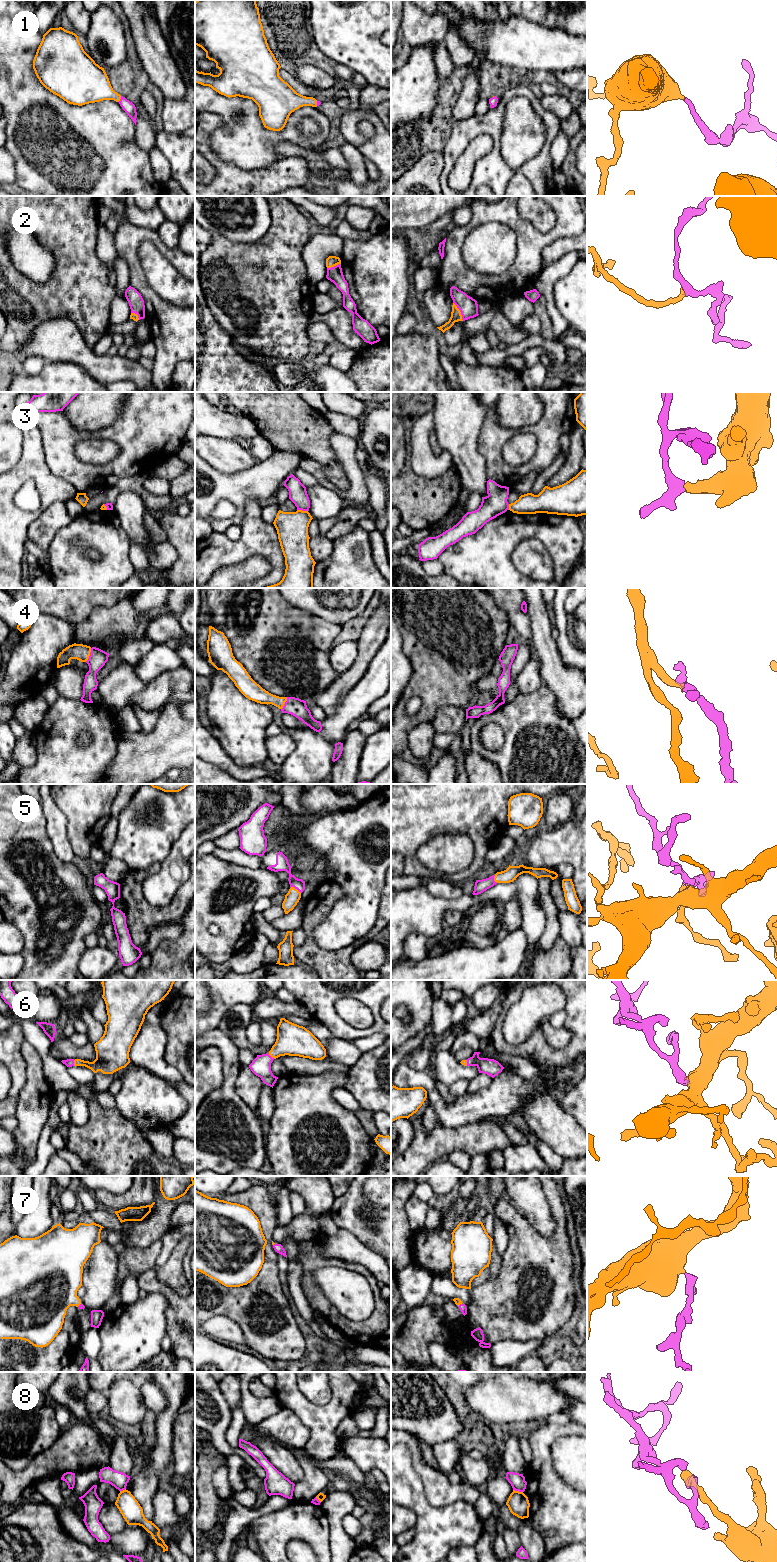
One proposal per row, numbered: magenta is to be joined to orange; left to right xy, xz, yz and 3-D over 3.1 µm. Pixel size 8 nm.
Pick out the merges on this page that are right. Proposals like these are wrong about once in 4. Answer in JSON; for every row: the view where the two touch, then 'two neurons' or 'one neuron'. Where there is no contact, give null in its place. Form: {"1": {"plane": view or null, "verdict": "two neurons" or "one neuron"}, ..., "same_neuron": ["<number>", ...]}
{"1": {"plane": "xy", "verdict": "one neuron"}, "2": {"plane": "yz", "verdict": "one neuron"}, "3": {"plane": "xz", "verdict": "two neurons"}, "4": {"plane": "xy", "verdict": "one neuron"}, "5": {"plane": "xz", "verdict": "one neuron"}, "6": {"plane": "xz", "verdict": "one neuron"}, "7": {"plane": "yz", "verdict": "one neuron"}, "8": {"plane": "yz", "verdict": "two neurons"}, "same_neuron": ["1", "2", "4", "5", "6", "7"]}

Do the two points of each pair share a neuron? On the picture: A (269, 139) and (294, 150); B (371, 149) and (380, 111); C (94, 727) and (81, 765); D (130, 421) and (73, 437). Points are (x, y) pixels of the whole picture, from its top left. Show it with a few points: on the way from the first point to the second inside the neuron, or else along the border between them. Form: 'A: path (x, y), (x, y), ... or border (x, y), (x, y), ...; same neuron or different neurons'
A: border (274, 146), (281, 142), (291, 142), (301, 148); different neurons
B: border (360, 107), (372, 111), (380, 120); different neurons
C: path (96, 736), (96, 750), (90, 756); same neuron
D: path (116, 432), (87, 435); same neuron

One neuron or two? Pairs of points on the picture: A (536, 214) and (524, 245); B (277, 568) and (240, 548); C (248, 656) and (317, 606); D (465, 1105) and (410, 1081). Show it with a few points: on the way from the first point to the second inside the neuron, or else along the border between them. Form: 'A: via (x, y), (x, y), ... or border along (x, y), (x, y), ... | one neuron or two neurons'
A: border along (517, 206), (541, 232), (555, 225) | two neurons
B: via (272, 557), (263, 548), (251, 548) | one neuron
C: border along (287, 601), (296, 607), (330, 621) | two neurons
D: via (450, 1110), (446, 1110), (435, 1099), (425, 1084) | one neuron

